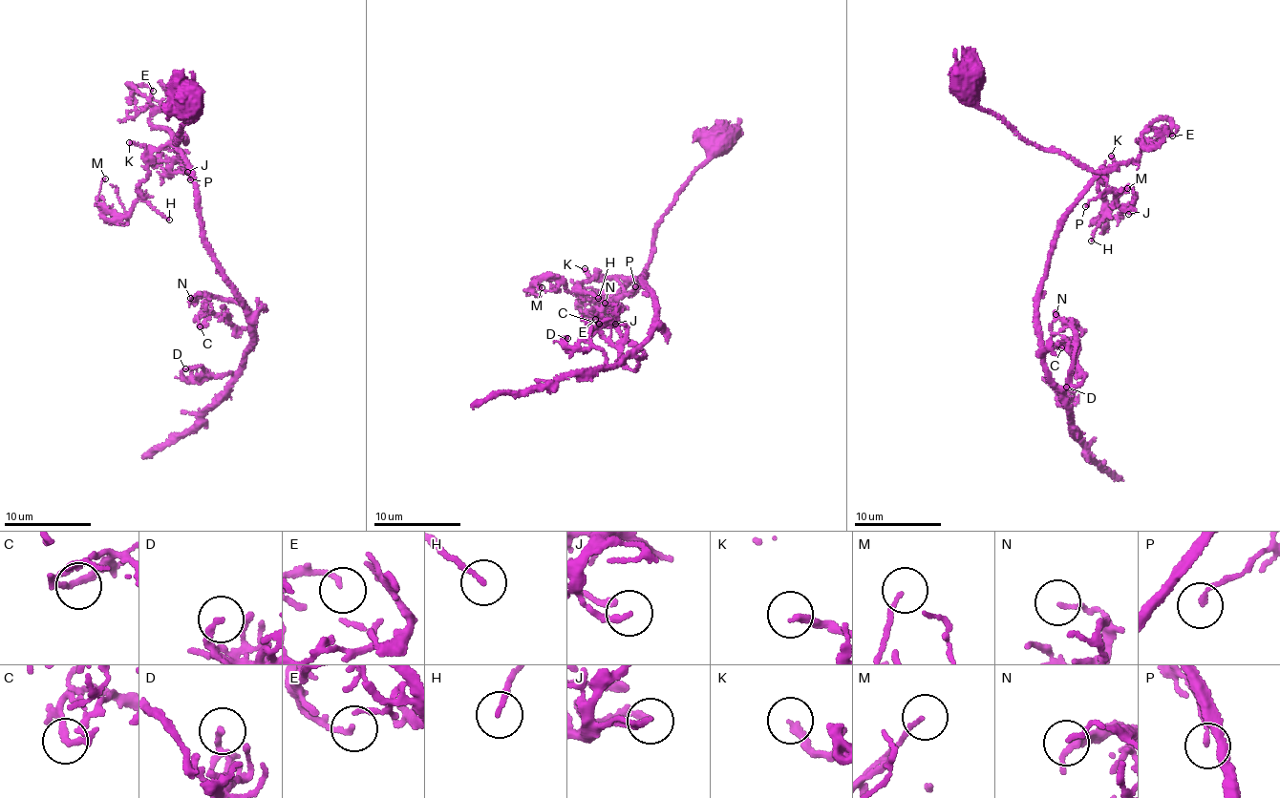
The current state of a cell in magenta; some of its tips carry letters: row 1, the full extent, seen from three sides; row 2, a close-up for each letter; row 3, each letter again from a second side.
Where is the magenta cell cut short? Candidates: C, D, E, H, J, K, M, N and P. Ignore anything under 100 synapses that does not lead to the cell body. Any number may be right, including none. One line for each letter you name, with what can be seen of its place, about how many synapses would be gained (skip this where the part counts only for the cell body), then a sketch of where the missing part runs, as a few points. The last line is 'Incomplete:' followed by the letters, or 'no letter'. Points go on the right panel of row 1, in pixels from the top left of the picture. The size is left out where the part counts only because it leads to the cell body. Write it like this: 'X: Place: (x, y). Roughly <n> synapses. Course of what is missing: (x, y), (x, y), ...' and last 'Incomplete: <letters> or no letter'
Incomplete: no letter

